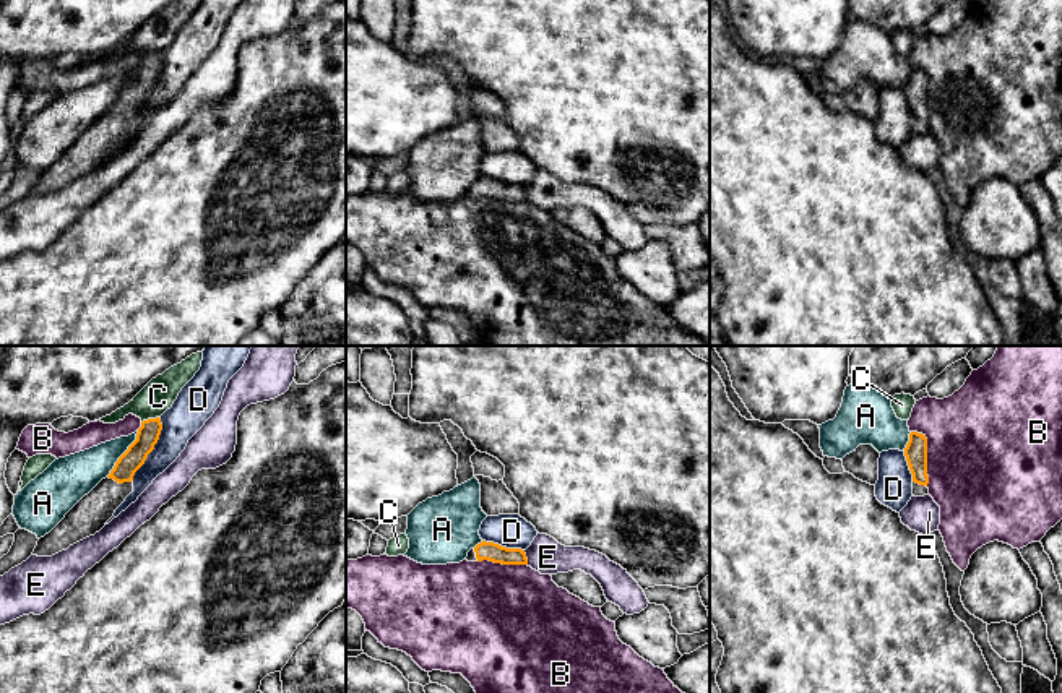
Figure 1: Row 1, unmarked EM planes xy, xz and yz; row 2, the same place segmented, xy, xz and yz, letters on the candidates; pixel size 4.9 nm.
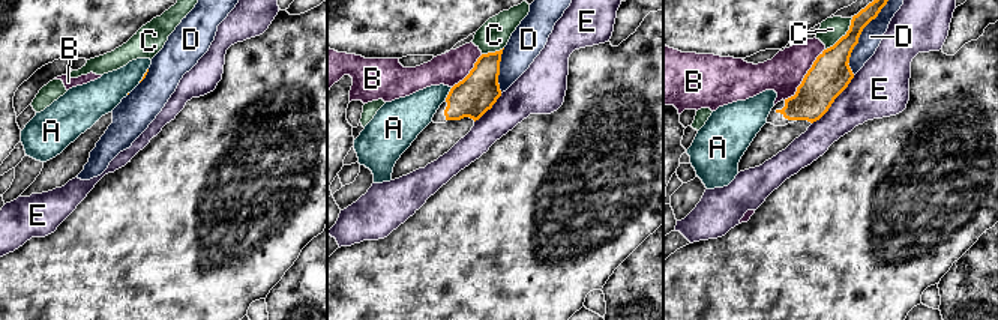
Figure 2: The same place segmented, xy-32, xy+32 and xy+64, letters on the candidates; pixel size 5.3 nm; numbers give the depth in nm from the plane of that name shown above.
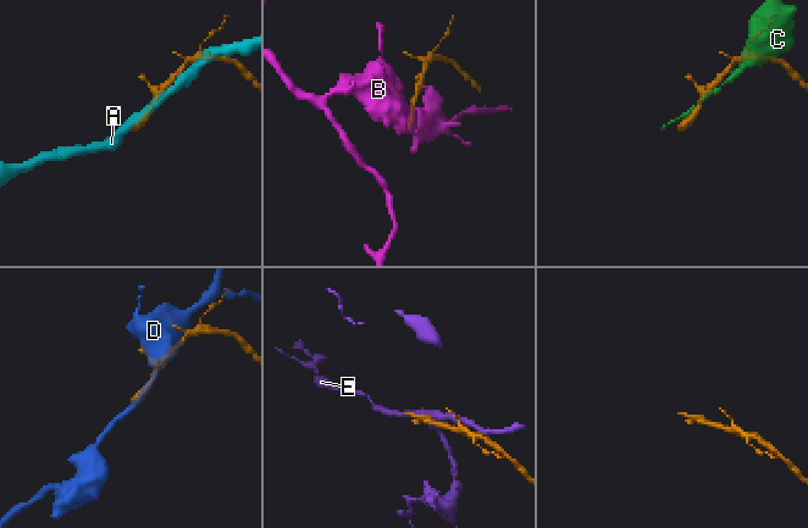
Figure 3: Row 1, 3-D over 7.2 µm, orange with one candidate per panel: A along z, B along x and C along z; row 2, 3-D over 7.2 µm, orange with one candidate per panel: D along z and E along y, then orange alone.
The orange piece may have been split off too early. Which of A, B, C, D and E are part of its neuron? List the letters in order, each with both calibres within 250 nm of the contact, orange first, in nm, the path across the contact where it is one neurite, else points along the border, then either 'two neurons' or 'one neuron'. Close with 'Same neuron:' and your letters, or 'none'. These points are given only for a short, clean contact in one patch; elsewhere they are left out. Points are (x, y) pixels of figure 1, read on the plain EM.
A: 110 nm thick on the orange side, 200 nm on the other; border along xy (138, 68), (137, 75), (106, 112); two neurons
B: 110 nm thick on the orange side, 500 nm on the other; two neurons
C: 110 nm thick on the orange side, 160 nm on the other; border along xy (158, 52), (142, 59); two neurons
D: 110 nm thick on the orange side, 190 nm on the other; two neurons
E: 100 nm thick on the orange side, 180 nm on the other; two neurons
Same neuron: none

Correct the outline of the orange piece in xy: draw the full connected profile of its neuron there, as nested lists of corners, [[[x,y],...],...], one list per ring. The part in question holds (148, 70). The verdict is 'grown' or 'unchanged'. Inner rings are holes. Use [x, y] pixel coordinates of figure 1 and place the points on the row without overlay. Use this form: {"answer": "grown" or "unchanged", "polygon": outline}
{"answer": "grown", "polygon": [[[159,54],[143,57],[136,76],[119,94],[110,110],[84,131],[49,170],[37,177],[32,192],[52,193],[99,169],[133,128],[133,112],[154,86],[161,67]]]}

